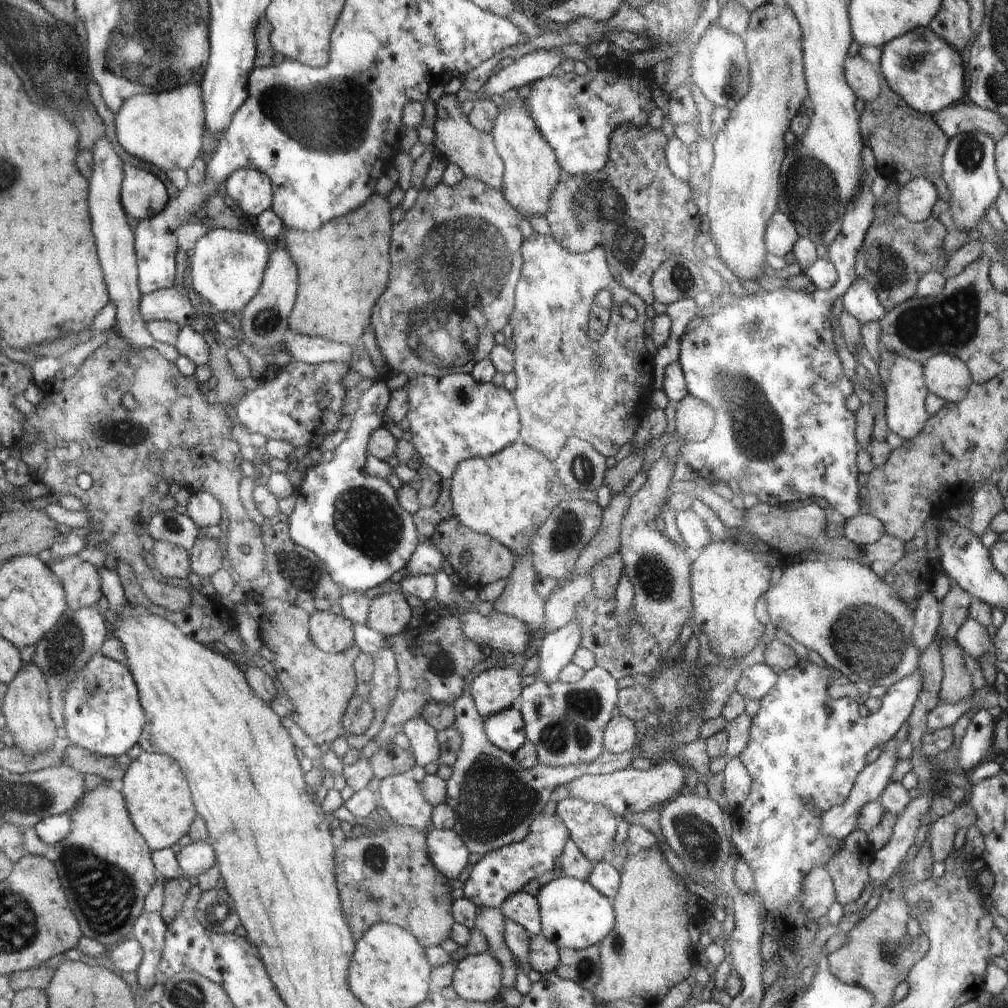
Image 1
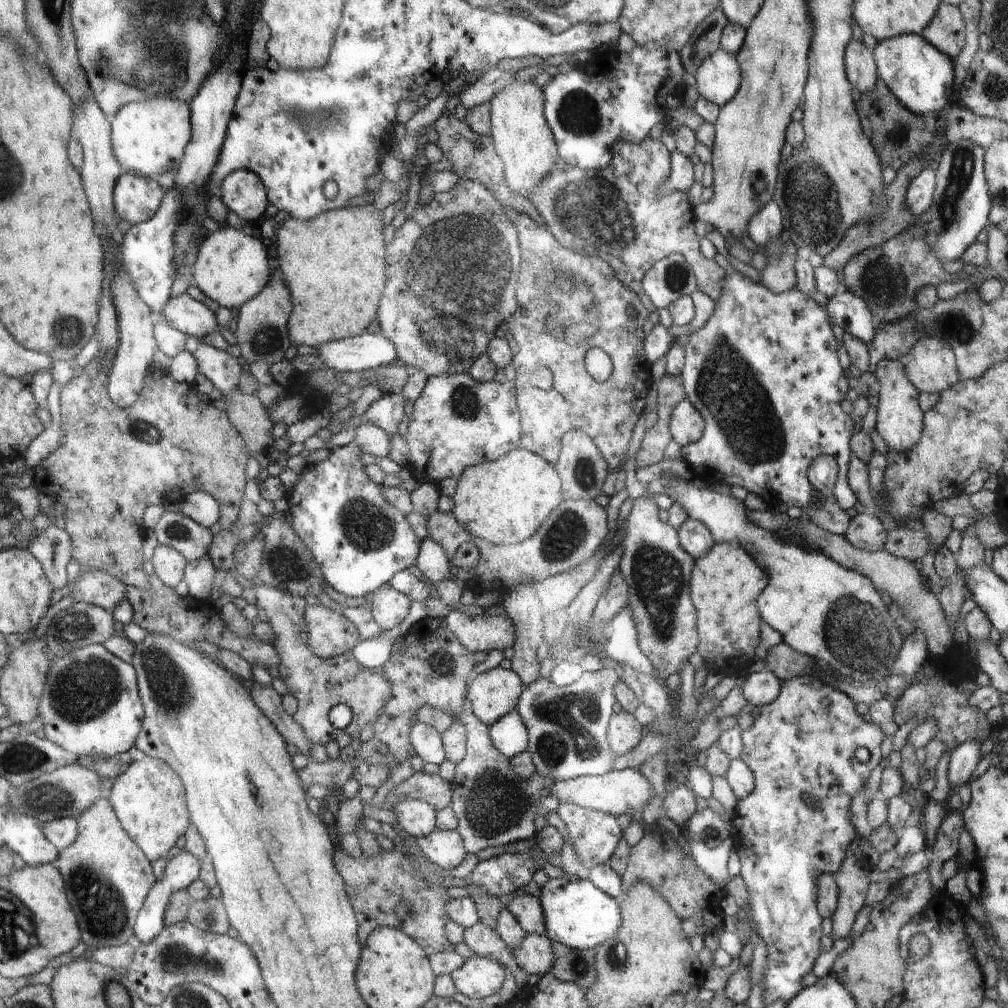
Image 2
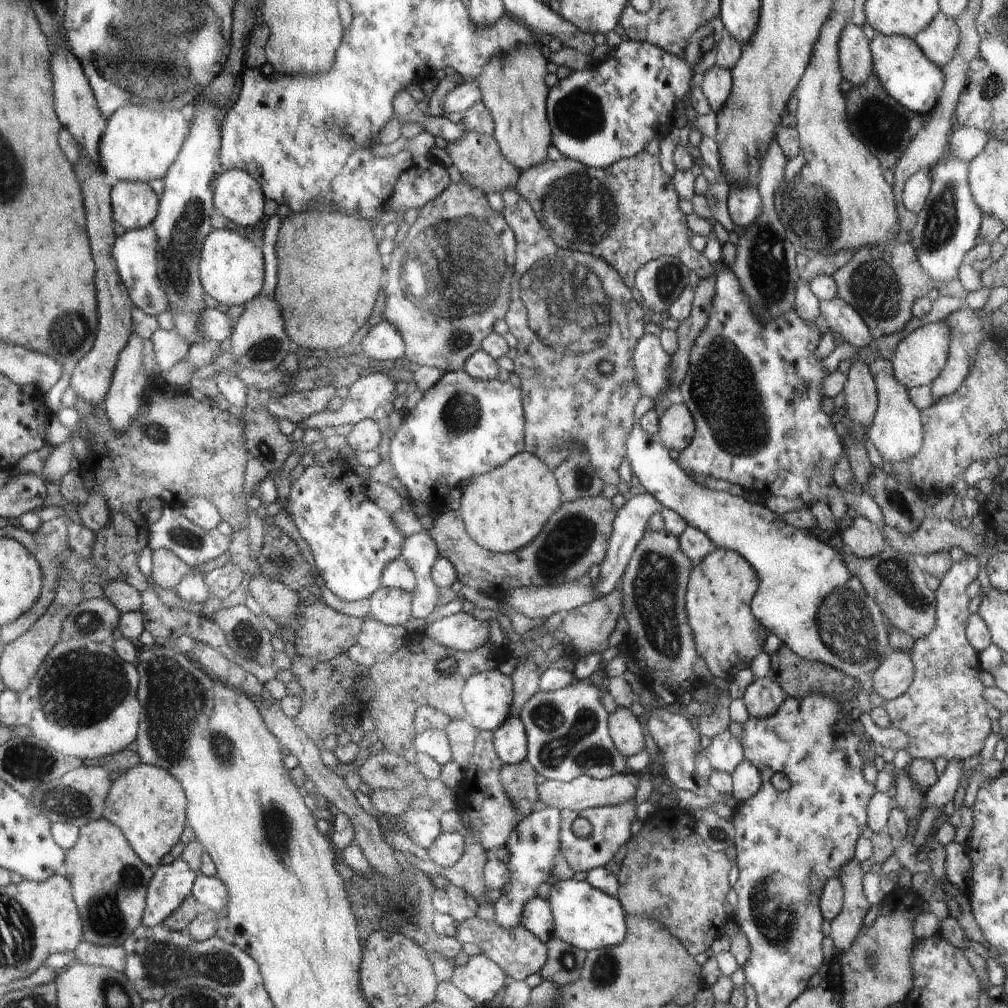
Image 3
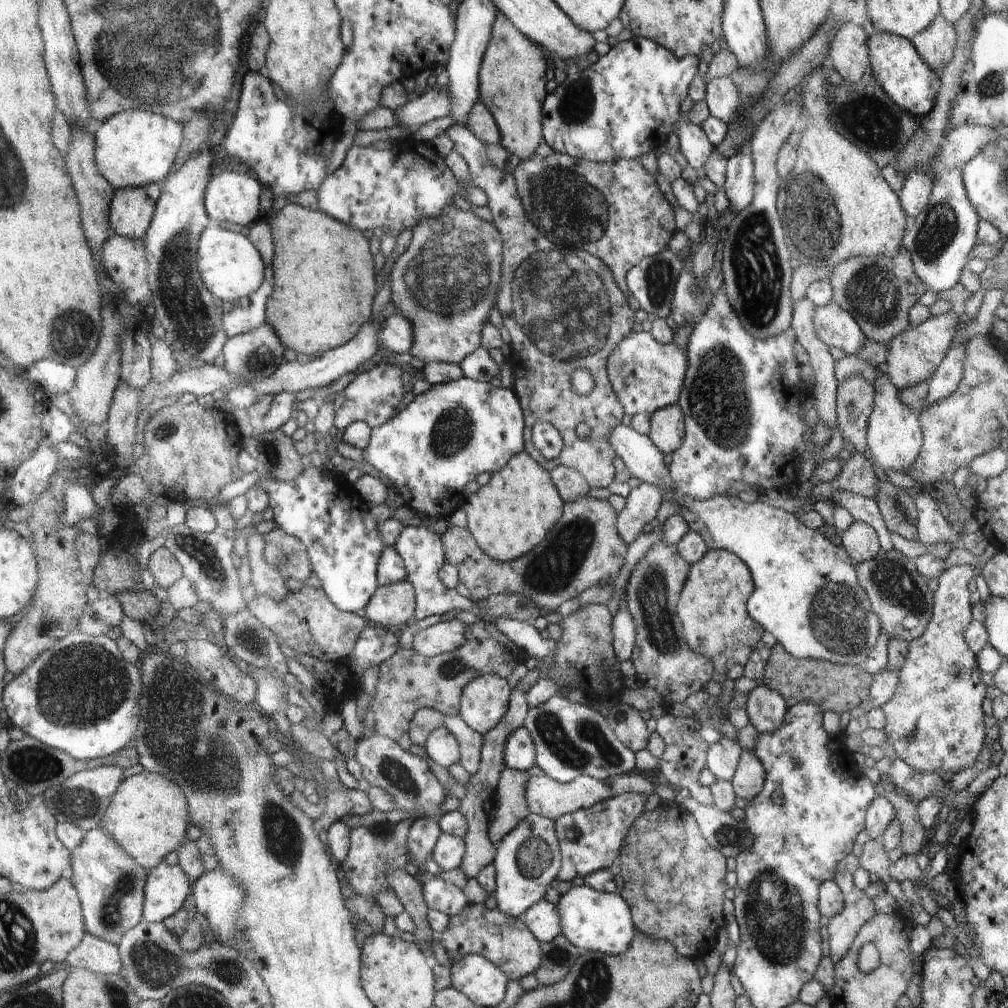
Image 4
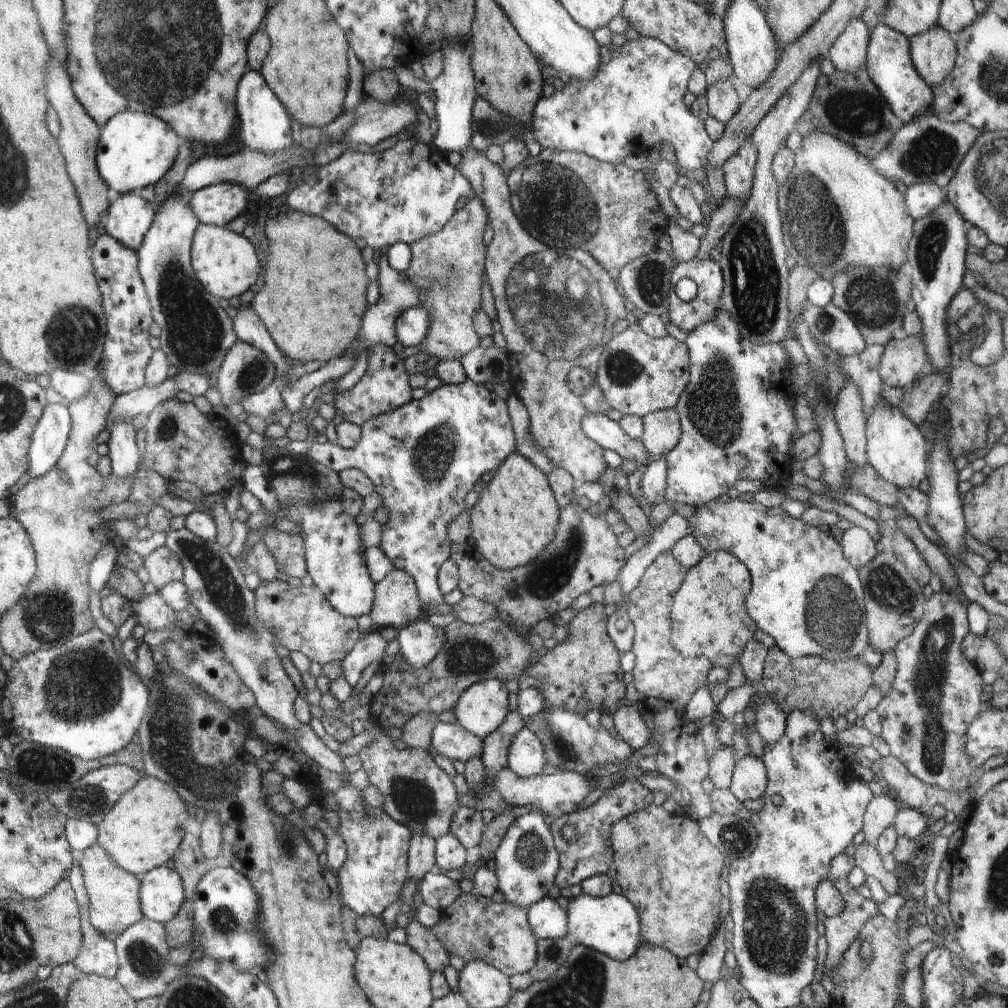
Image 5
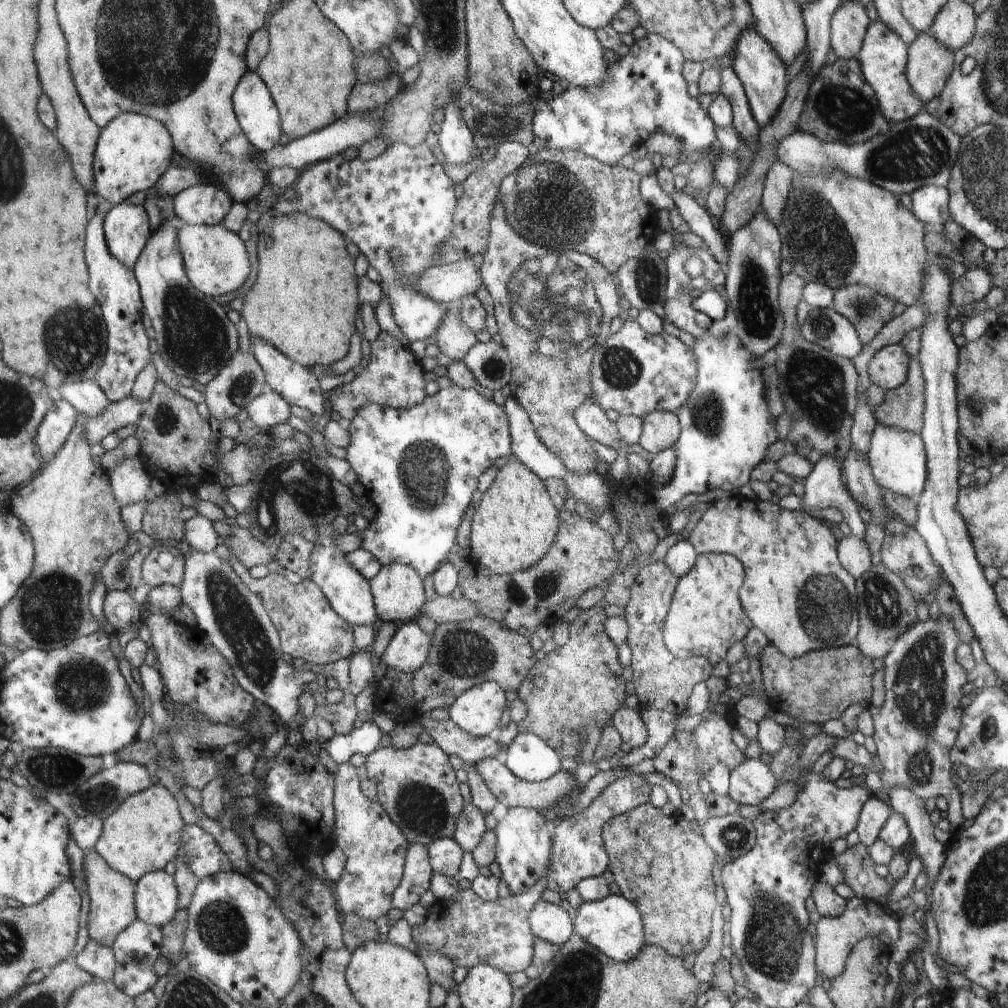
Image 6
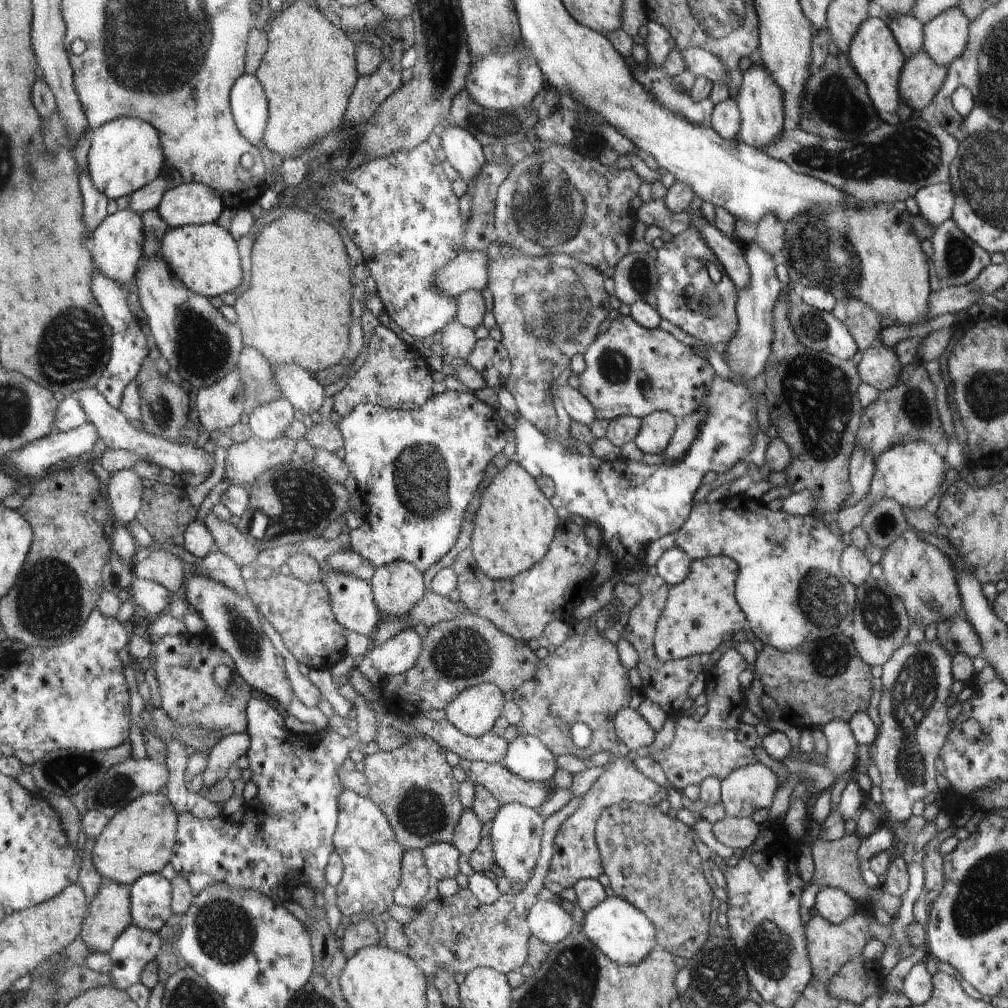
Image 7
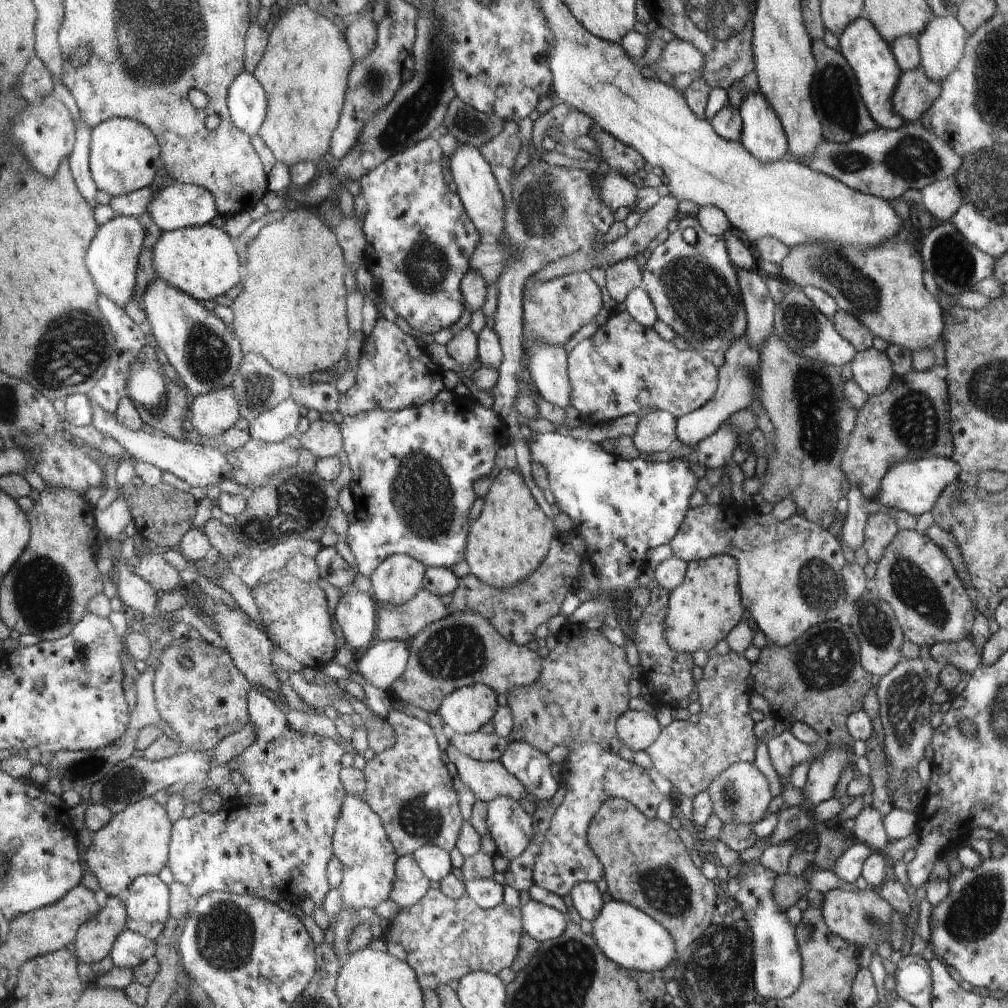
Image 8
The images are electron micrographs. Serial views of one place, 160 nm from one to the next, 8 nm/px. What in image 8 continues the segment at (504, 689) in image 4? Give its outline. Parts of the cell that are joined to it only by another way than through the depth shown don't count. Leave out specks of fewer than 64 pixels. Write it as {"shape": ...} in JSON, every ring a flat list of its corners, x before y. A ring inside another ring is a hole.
{"shape":[[473,684,451,692,438,713,448,731,466,734,480,730,496,712,496,694,485,684]]}

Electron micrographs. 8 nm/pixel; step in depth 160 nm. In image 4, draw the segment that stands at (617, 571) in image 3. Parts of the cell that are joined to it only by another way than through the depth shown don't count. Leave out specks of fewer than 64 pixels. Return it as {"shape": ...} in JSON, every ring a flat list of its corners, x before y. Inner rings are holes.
{"shape":[[641,483,626,497,626,506,617,514,616,530,624,544,632,544,643,532,642,528,656,519,664,492,658,485]]}

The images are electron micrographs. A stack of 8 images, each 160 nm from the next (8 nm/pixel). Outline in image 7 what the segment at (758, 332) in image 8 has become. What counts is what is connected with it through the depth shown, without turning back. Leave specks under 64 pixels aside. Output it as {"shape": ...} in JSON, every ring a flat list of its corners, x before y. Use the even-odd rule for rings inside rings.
{"shape":[[698,211,690,212,690,218,691,224,700,230,704,240,711,246,711,250,716,254,718,260,722,262,722,266,728,272,728,277,734,282,735,288,742,290,750,282,750,270,737,242,730,240,728,236,722,236,722,232,702,218]]}

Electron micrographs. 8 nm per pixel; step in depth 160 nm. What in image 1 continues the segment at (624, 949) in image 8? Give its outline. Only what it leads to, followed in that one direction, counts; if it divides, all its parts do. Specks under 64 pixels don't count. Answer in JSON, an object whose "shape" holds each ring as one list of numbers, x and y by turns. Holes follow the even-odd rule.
{"shape":[[574,877,554,878,541,886,539,893,541,904,541,934,558,947,585,949,606,939,615,927,615,911,612,899,604,896,589,882]]}

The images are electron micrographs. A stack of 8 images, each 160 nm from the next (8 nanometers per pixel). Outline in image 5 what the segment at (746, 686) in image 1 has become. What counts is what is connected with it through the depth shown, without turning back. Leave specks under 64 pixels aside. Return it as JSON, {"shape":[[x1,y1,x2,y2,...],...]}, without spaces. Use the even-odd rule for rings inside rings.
{"shape":[[770,697,757,707,752,721,768,746,778,743,787,730,787,714]]}

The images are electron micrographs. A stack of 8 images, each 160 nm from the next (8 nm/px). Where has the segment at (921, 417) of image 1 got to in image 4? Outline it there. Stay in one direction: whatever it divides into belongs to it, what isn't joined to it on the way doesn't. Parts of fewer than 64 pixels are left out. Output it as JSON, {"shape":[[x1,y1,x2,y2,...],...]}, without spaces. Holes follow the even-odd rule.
{"shape":[[880,370,872,383,875,395,867,426,867,451,872,455,873,464,880,468,908,473,908,468,915,462,923,447,919,415,899,399,899,390,892,384,886,372]]}

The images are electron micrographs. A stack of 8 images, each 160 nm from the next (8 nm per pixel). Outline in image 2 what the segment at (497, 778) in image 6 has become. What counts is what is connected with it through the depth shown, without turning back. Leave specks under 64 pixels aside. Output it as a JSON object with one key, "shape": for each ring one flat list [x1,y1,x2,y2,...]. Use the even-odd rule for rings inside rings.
{"shape":[[632,767,621,771,609,770,604,775,582,775,572,780,557,781,548,790,548,795,554,794,561,802,570,802,584,808,611,813,616,819,640,812,654,796,654,790,648,784,647,777,642,776,637,768]]}

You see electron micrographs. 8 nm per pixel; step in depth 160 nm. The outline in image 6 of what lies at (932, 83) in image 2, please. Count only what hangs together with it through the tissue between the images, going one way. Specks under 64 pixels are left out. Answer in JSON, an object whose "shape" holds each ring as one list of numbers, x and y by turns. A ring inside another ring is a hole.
{"shape":[[870,21,858,61,863,77,875,92,882,114,890,123,910,120,924,110,923,100,913,91,906,76,907,44,882,21]]}

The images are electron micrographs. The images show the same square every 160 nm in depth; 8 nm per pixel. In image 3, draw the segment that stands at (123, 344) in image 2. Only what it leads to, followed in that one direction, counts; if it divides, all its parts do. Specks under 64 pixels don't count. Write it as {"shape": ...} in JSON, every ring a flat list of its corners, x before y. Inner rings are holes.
{"shape":[[132,334,125,350,119,356,111,388,103,400,108,420,116,433,124,433,134,422,138,408,142,406,142,394,146,386,142,342,143,338]]}

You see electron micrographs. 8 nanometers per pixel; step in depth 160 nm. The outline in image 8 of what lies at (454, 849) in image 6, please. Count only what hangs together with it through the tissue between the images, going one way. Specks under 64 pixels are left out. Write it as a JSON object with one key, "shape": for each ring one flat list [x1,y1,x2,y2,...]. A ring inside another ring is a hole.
{"shape":[[424,845,412,856,429,880,436,882,440,882,453,867,449,852,434,845]]}

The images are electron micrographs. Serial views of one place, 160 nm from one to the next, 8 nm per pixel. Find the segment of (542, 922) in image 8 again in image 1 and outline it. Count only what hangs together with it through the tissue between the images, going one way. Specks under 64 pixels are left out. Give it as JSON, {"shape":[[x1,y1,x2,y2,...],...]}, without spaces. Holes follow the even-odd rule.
{"shape":[[518,891,504,900,500,910,506,920,523,926,532,936,540,935,542,916,538,912,538,903,533,895]]}

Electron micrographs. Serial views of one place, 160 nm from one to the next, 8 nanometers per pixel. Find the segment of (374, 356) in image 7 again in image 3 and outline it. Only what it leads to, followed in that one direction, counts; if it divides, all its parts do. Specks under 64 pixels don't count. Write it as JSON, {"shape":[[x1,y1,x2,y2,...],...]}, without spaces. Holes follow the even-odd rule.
{"shape":[[367,371,361,373,359,380,353,381,349,388,350,394,344,399,344,404,337,411,327,414,313,414,308,419,298,423,298,427,315,428,326,426,342,426,342,424,356,424,362,419,372,419,375,421,386,418,392,412,392,404,396,398,396,390,394,390,394,382,388,378,388,375,376,371]]}

